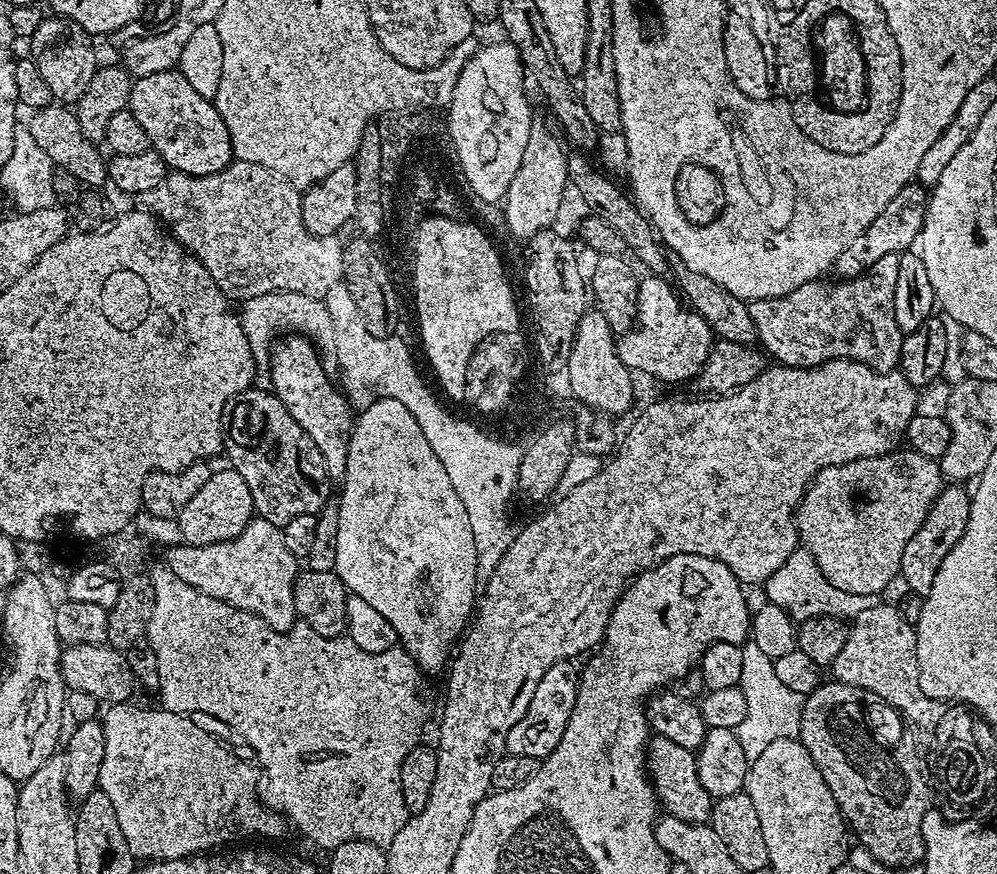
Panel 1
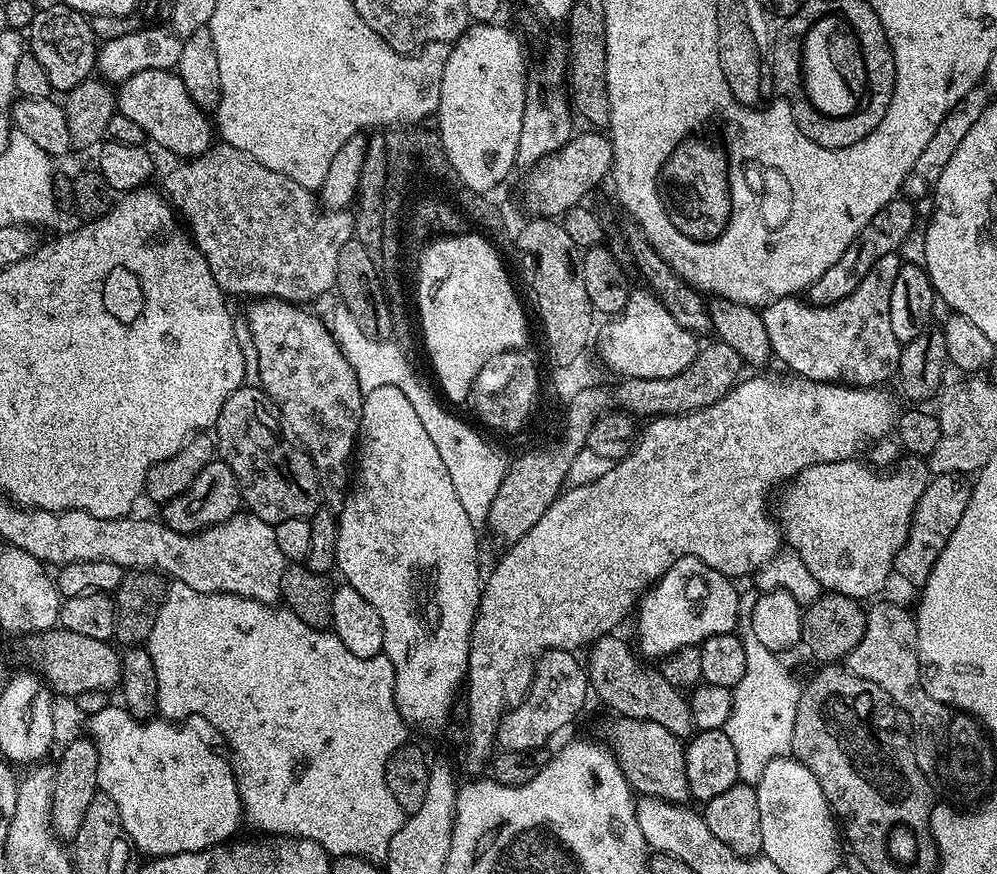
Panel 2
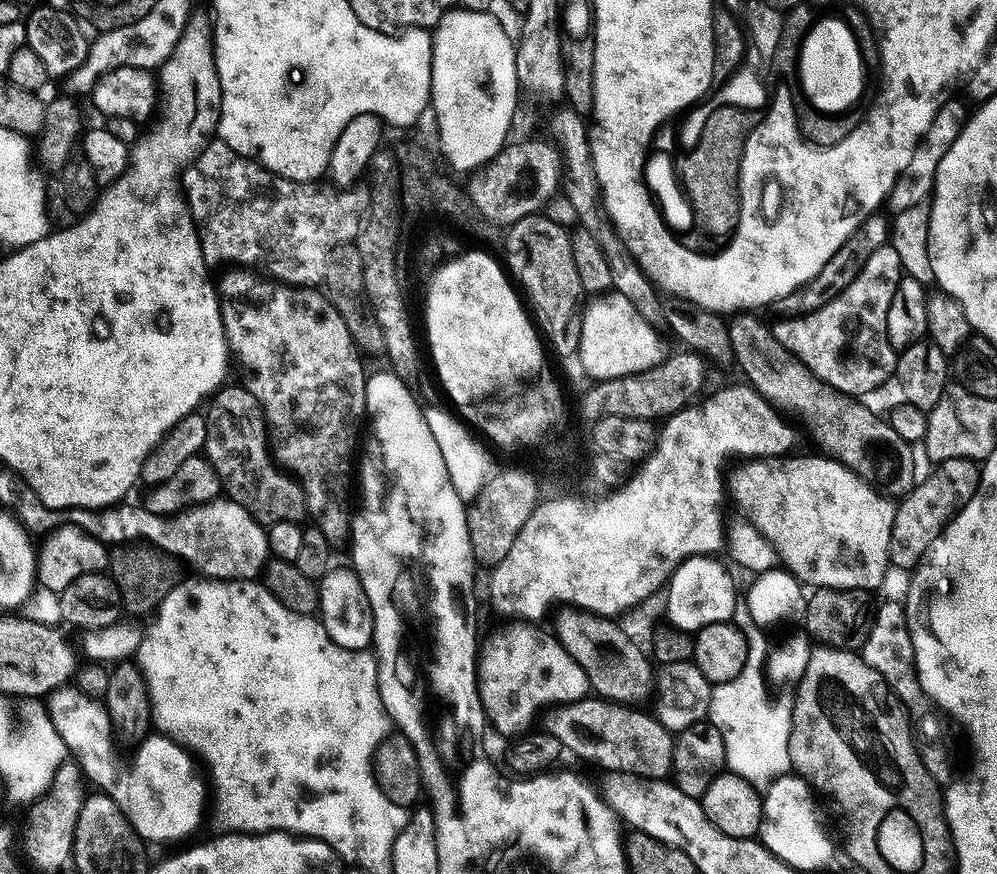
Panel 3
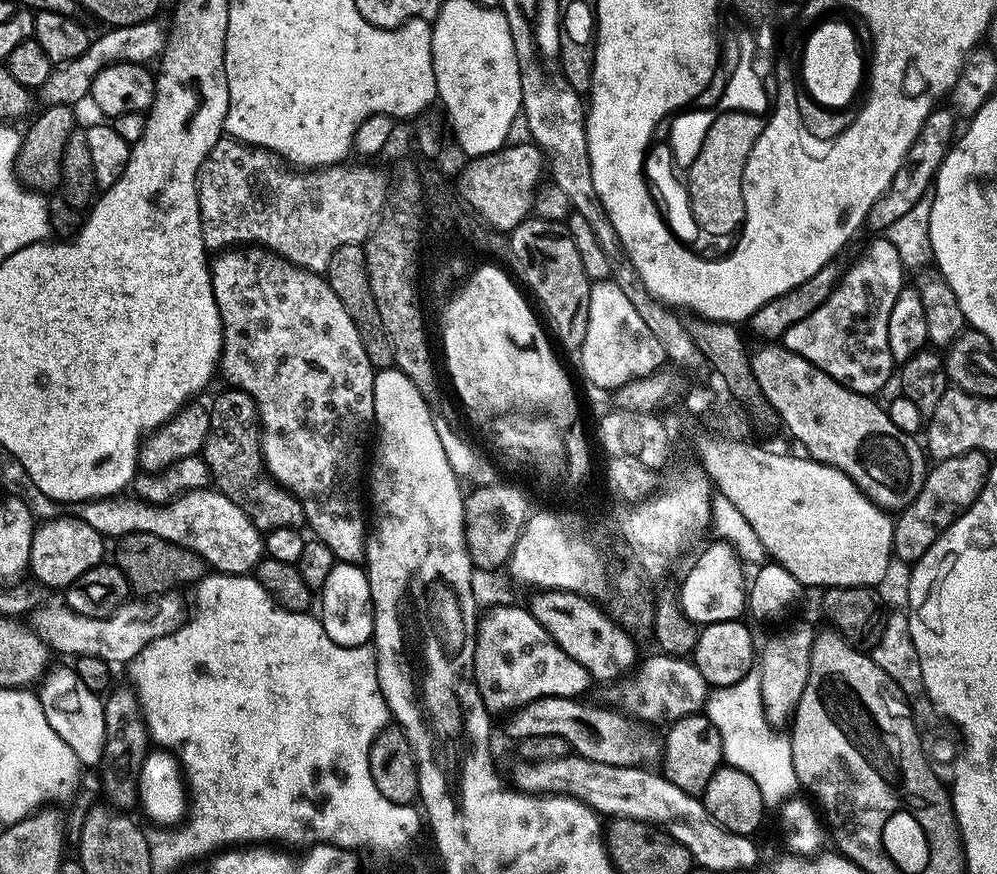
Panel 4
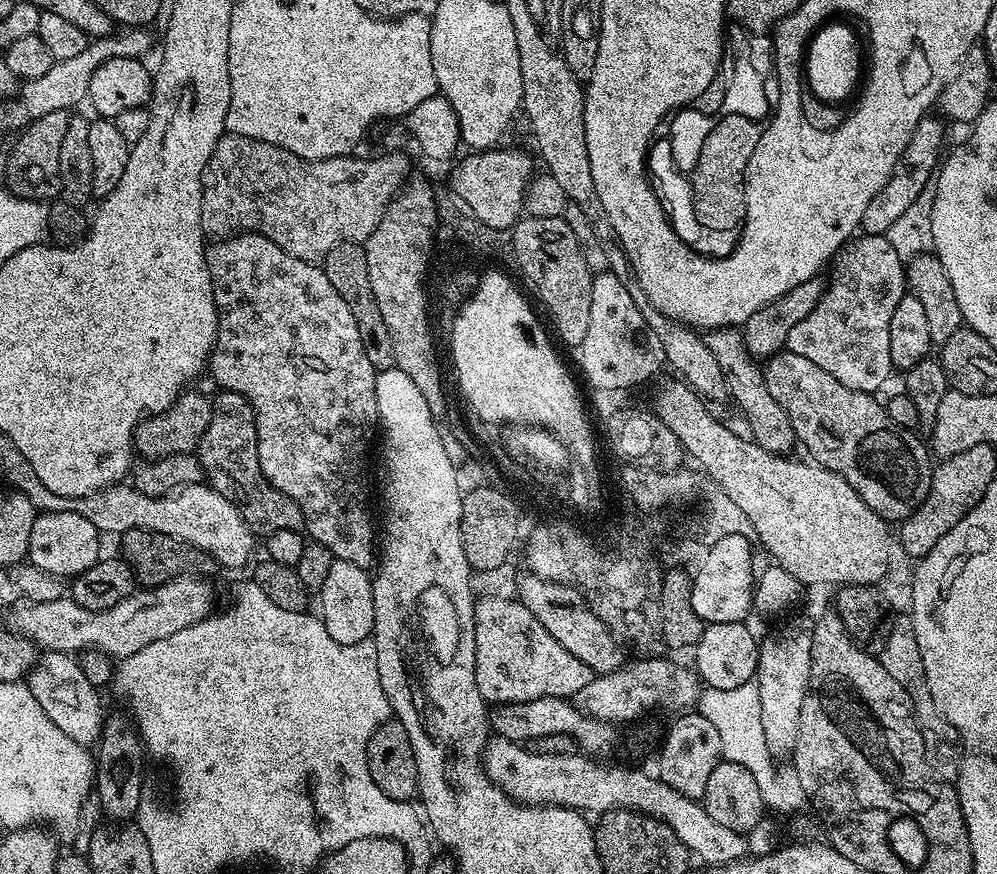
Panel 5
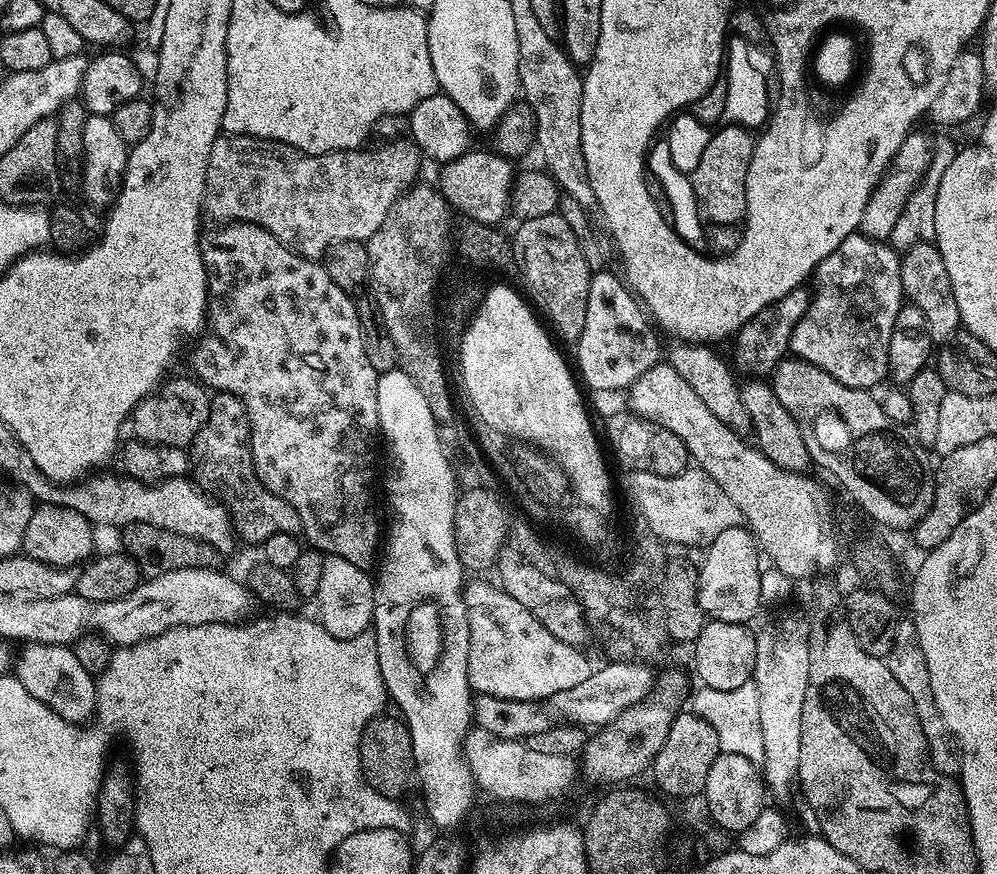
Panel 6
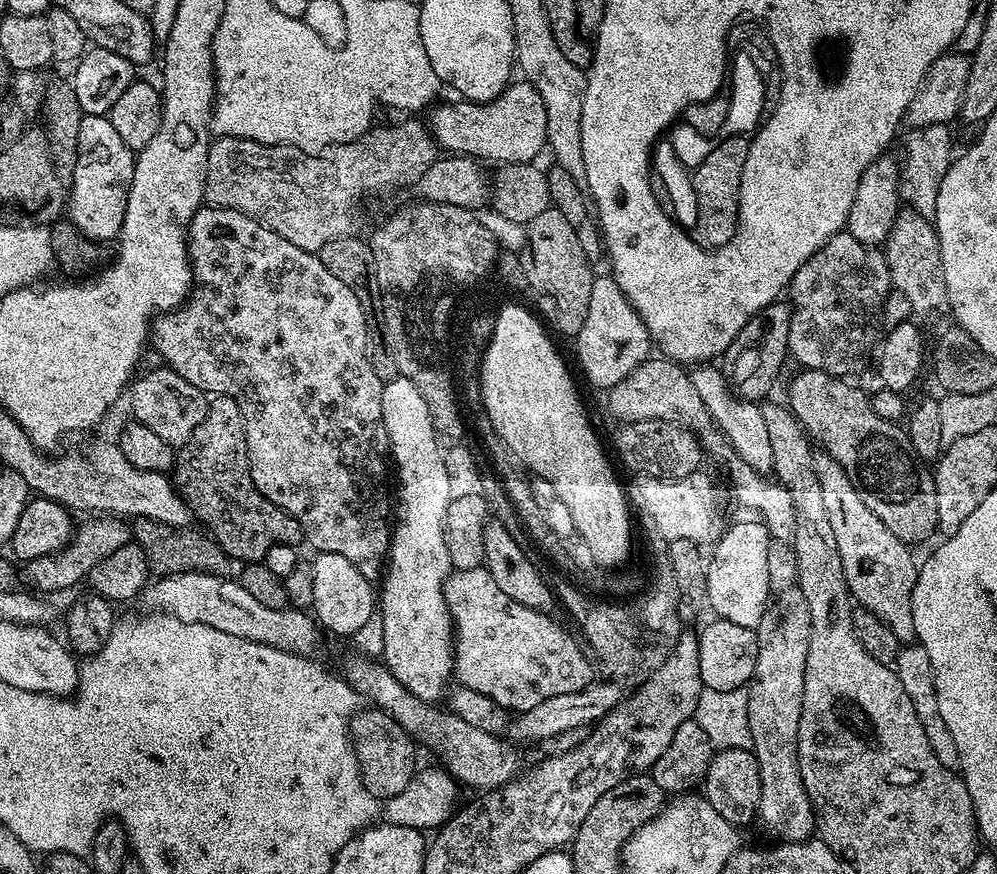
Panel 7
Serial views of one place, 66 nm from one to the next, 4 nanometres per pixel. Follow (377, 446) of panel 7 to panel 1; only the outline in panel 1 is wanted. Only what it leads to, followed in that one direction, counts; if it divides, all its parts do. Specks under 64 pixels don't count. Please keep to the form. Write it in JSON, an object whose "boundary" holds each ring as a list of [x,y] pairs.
{"boundary":[[[292,334],[280,349],[270,356],[270,373],[272,372],[271,391],[286,406],[290,418],[306,430],[312,439],[312,448],[320,451],[323,467],[329,477],[340,478],[344,475],[346,454],[348,453],[348,436],[352,433],[354,412],[350,401],[339,387],[328,381],[320,360],[316,357],[316,348],[311,339],[305,335]]]}

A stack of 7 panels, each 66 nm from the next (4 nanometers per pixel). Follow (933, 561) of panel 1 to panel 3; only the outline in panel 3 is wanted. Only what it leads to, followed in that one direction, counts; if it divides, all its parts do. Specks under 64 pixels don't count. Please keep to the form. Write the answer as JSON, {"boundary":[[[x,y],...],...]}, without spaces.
{"boundary":[[[962,458],[943,460],[935,465],[928,477],[921,479],[915,488],[897,503],[894,516],[894,530],[890,538],[888,562],[893,569],[915,569],[921,558],[930,550],[934,538],[944,533],[944,527],[954,519],[976,494],[980,484],[981,465],[974,460]]]}

